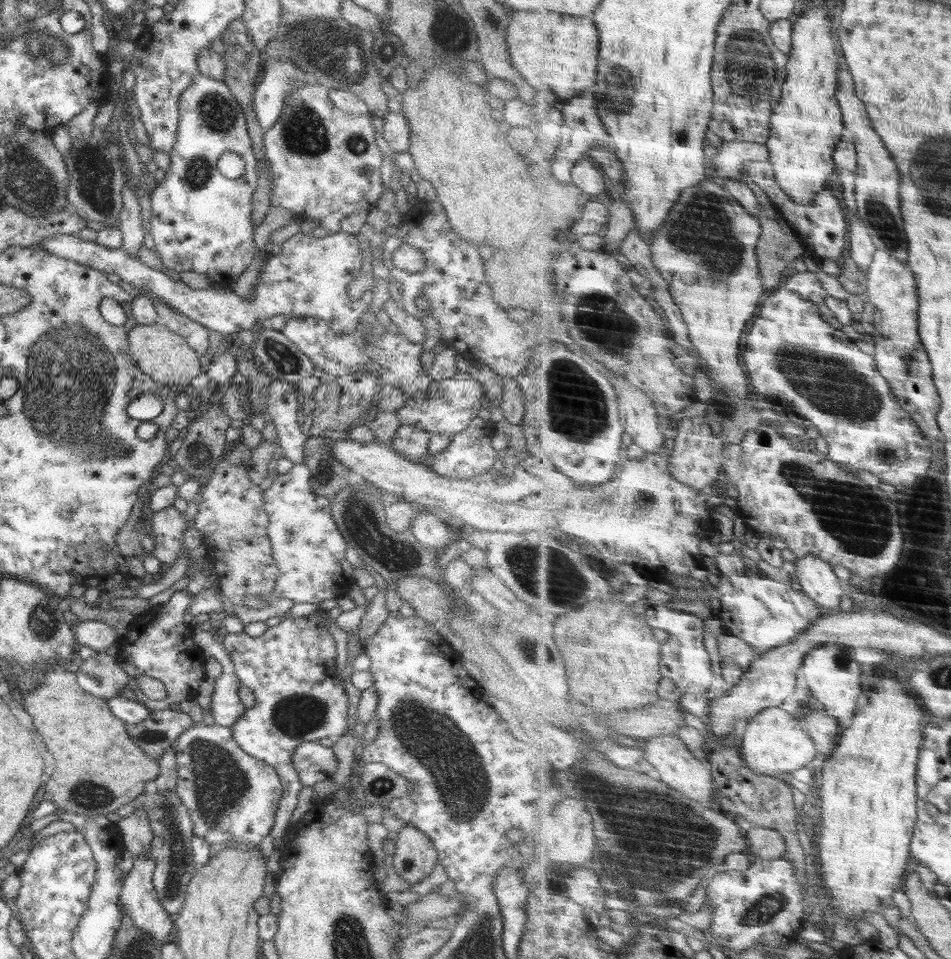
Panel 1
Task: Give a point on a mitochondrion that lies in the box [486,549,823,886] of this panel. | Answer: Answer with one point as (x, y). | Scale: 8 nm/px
(528, 644)

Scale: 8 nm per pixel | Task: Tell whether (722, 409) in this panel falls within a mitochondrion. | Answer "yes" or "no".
no

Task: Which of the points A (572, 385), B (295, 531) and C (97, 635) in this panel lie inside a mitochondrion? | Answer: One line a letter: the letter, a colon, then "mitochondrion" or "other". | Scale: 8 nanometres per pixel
A: mitochondrion
B: mitochondrion
C: other

